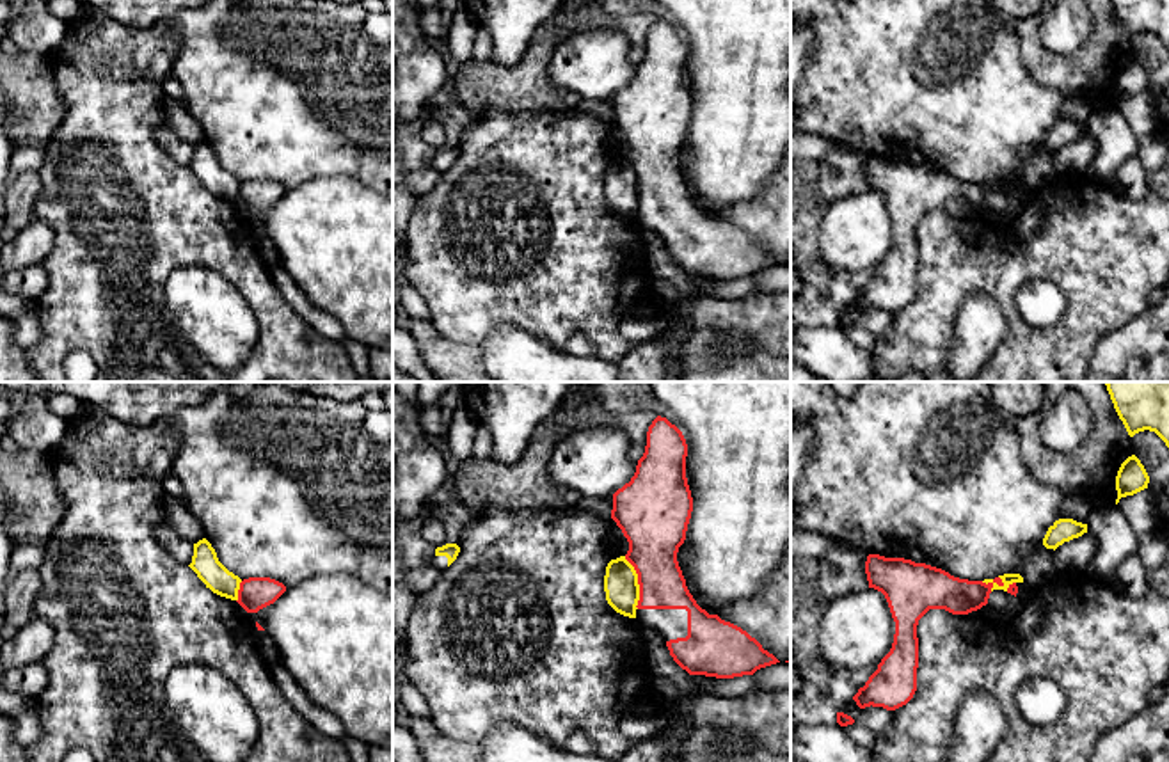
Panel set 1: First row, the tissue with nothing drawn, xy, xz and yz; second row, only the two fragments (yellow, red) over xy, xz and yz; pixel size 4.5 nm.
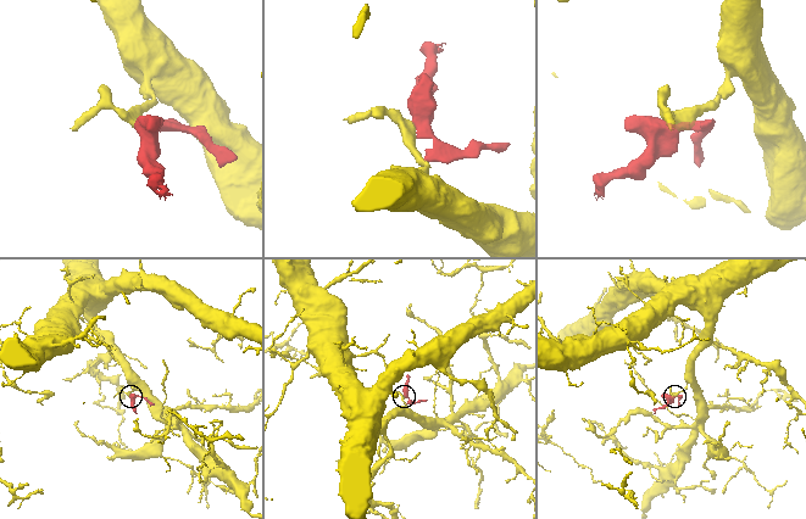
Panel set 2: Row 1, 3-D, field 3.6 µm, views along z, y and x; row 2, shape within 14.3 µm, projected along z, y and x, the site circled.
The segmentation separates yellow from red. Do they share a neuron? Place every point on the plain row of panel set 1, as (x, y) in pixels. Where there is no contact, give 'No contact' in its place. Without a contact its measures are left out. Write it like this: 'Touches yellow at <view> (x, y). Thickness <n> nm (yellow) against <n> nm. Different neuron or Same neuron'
Touches yellow at xz (636, 185). Thickness 160 nm (yellow) against 260 nm. Different neuron

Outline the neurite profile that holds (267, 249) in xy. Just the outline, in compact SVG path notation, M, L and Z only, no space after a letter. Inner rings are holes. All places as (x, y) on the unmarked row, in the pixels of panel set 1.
M258 233L258 249L259 249L261 259L270 268L279 265L279 252L277 252L275 245L270 242L270 238L265 233Z

